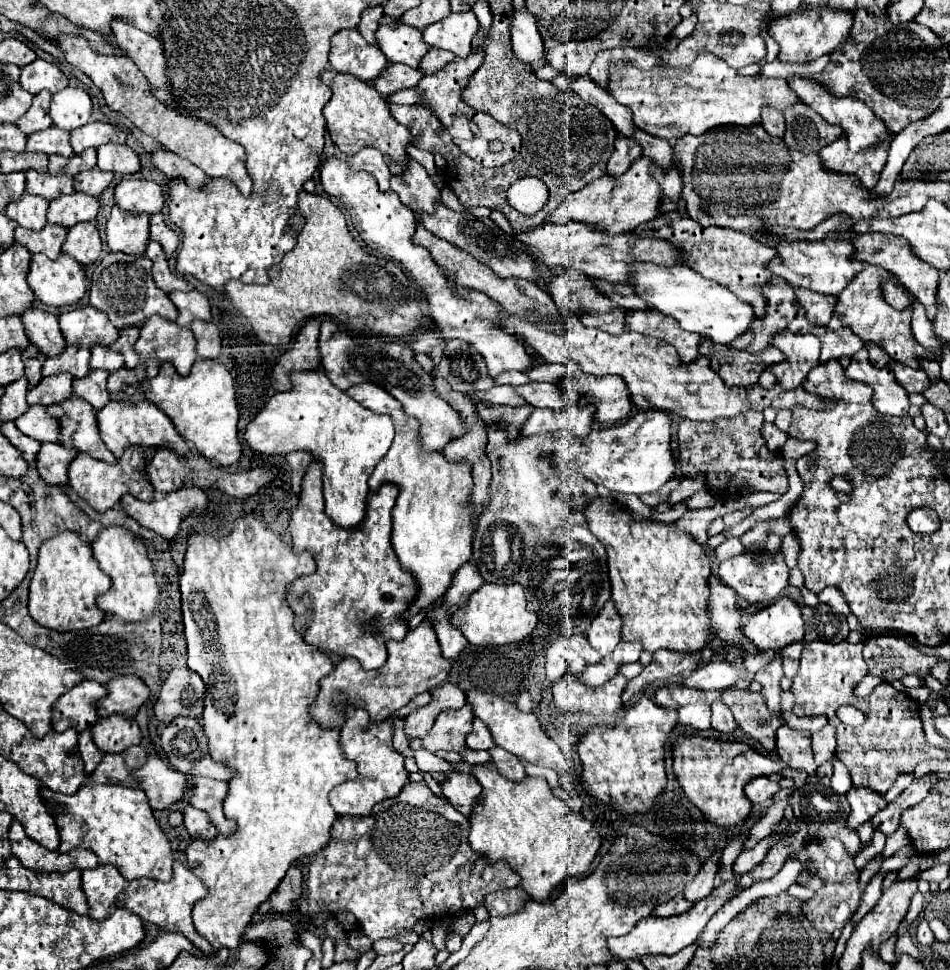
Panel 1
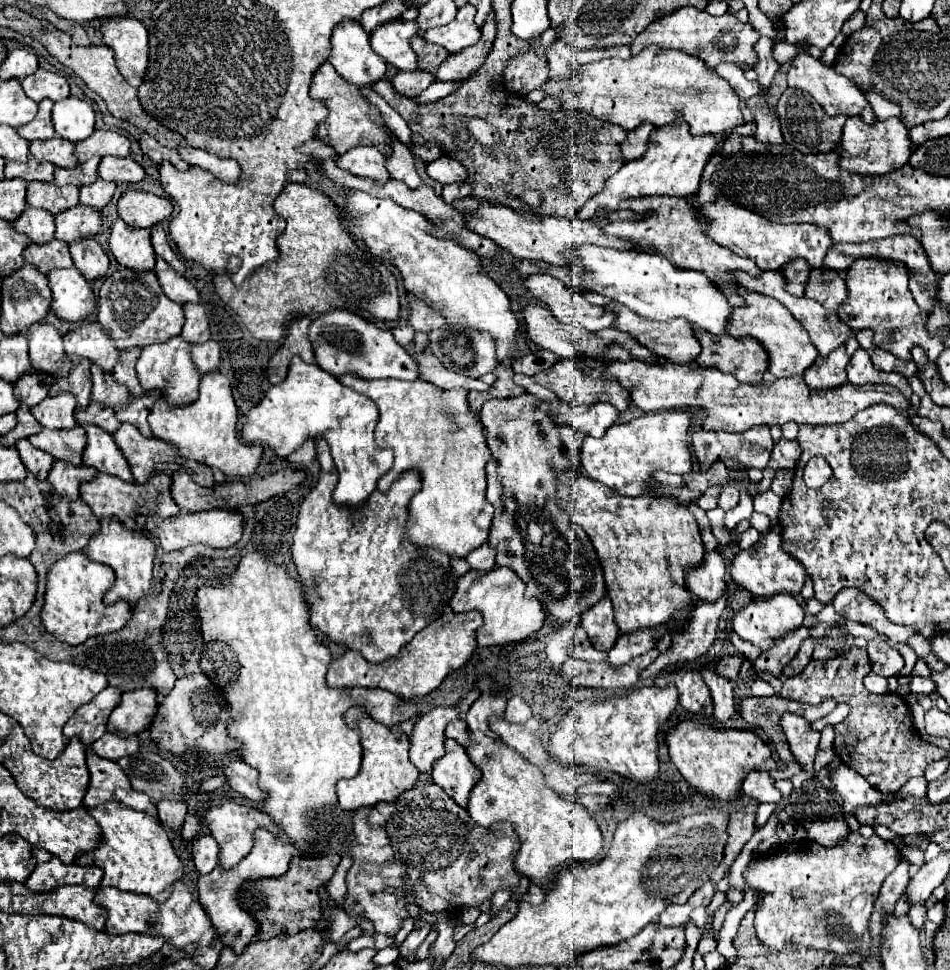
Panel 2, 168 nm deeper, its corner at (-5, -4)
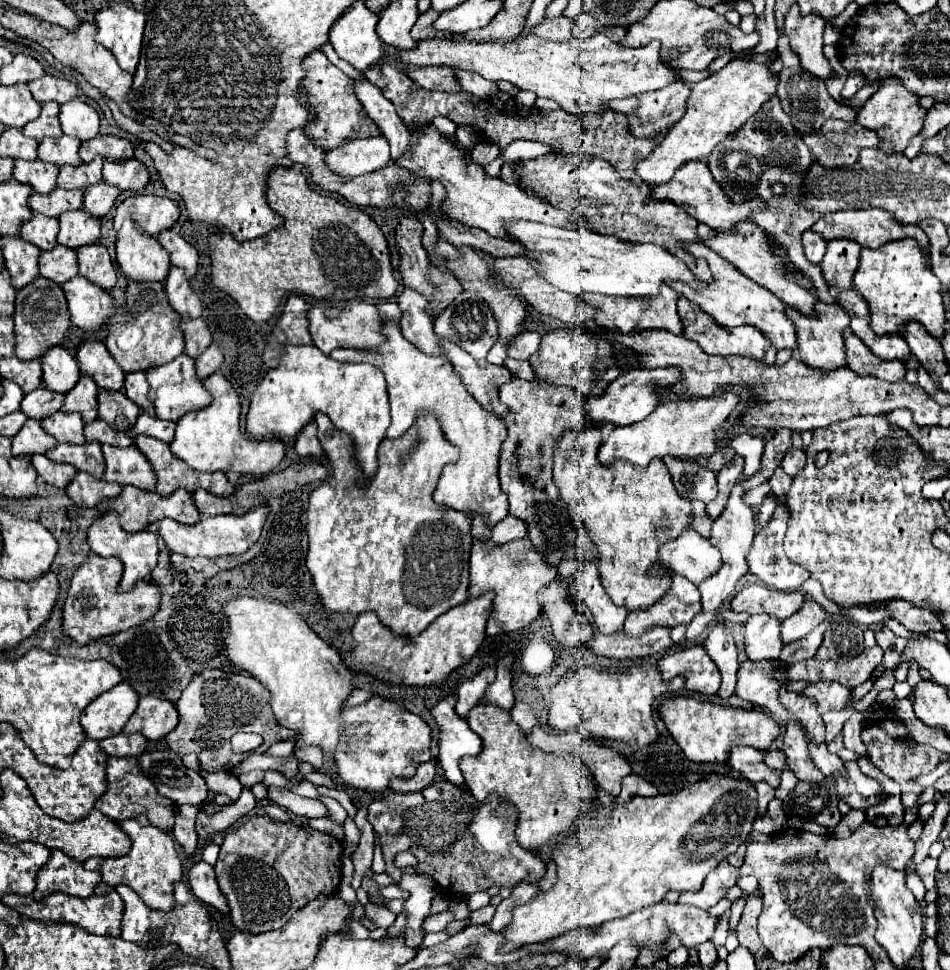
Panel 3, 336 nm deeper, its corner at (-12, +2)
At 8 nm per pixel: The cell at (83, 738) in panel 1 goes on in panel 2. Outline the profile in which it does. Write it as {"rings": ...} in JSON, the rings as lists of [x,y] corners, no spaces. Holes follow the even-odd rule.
{"rings":[[[90,747],[86,751],[86,757],[90,769],[90,785],[82,803],[86,809],[92,809],[106,801],[118,801],[122,805],[128,805],[130,809],[146,811],[156,817],[156,807],[152,805],[150,797],[132,789],[130,779],[126,777],[126,773],[122,773],[122,767],[116,765],[116,761],[98,757]]]}

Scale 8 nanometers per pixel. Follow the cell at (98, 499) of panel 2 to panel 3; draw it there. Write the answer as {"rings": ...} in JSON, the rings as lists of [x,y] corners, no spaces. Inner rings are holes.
{"rings":[[[123,485],[121,495],[111,497],[111,499],[101,499],[99,505],[97,505],[97,511],[101,511],[101,513],[107,513],[111,509],[115,509],[121,515],[121,527],[129,533],[141,531],[151,521],[157,521],[157,519],[163,519],[163,517],[173,517],[175,521],[187,523],[187,525],[193,525],[193,523],[199,521],[199,511],[193,503],[193,497],[185,489],[177,489],[171,495],[159,495],[155,491],[143,491],[143,489],[137,489],[133,485]]]}

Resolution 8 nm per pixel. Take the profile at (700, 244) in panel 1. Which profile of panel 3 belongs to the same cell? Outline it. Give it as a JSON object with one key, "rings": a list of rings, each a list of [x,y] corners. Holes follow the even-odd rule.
{"rings":[[[543,155],[519,163],[517,173],[523,187],[531,189],[537,197],[549,201],[553,207],[567,211],[573,209],[577,215],[587,217],[597,233],[615,233],[619,239],[631,243],[657,243],[665,249],[677,249],[685,243],[705,243],[715,235],[713,229],[685,215],[685,211],[677,209],[669,199],[651,199],[651,187],[647,183],[641,183],[641,179],[615,177],[615,169],[603,159],[585,159],[577,155]],[[657,223],[663,225],[663,229],[657,229]]]}

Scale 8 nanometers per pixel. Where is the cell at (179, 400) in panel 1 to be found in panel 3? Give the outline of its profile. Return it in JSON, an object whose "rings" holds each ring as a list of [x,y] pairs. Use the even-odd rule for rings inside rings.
{"rings":[[[221,371],[209,375],[207,391],[213,393],[213,403],[199,411],[189,411],[183,417],[179,417],[175,437],[169,443],[171,451],[197,471],[229,471],[231,469],[235,473],[251,473],[251,475],[265,475],[273,471],[285,455],[283,443],[279,439],[251,441],[241,433],[239,395],[231,387],[231,383],[223,377]]]}

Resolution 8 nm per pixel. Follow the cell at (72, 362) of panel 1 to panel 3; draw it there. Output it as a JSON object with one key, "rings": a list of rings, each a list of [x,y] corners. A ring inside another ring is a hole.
{"rings":[[[83,375],[79,383],[65,395],[65,403],[61,411],[81,413],[85,423],[97,417],[97,385],[93,379],[89,379],[89,375]]]}

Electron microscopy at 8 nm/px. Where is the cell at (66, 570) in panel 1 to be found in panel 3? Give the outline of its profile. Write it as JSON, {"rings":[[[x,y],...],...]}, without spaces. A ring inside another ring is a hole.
{"rings":[[[89,553],[87,561],[77,567],[69,581],[67,597],[61,609],[63,615],[63,633],[77,641],[79,645],[85,645],[93,639],[99,639],[103,635],[113,635],[125,629],[131,629],[133,625],[139,625],[153,617],[159,609],[159,589],[151,583],[151,607],[141,607],[141,583],[133,587],[127,593],[117,593],[117,583],[121,579],[123,567],[121,561],[115,557],[99,557],[97,553]]]}

